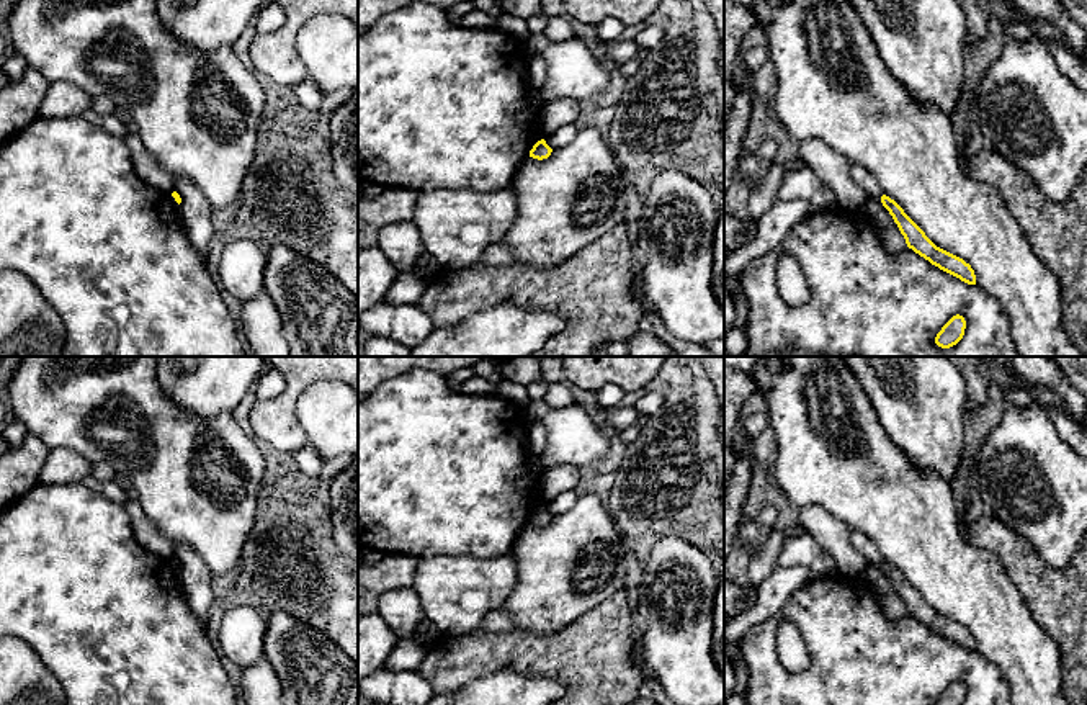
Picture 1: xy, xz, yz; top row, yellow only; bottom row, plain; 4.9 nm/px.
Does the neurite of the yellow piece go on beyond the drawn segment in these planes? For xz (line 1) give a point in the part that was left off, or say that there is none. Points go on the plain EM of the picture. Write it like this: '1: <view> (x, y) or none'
1: none

